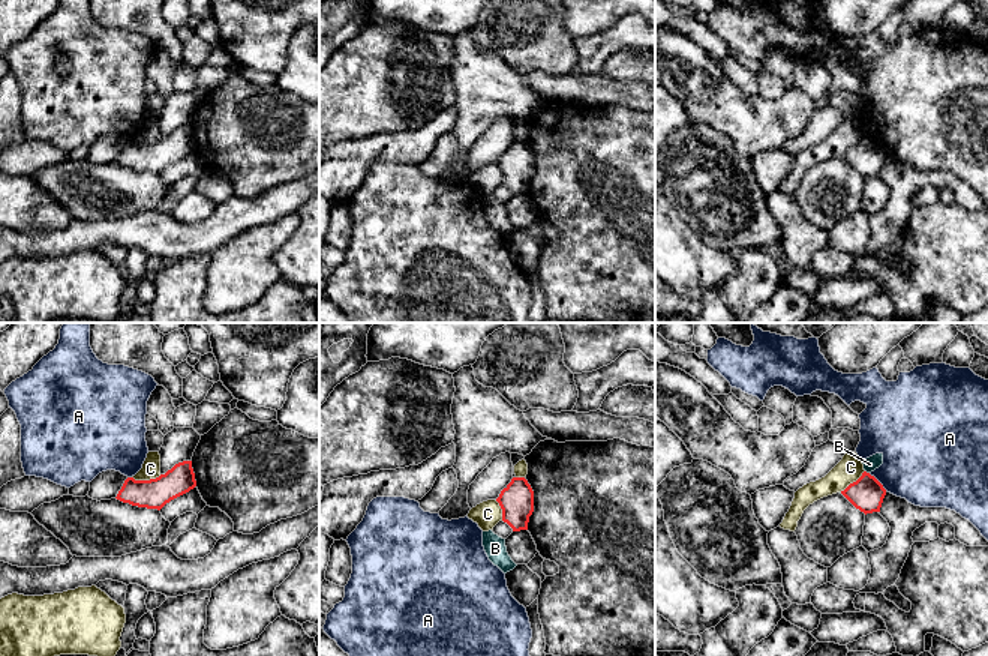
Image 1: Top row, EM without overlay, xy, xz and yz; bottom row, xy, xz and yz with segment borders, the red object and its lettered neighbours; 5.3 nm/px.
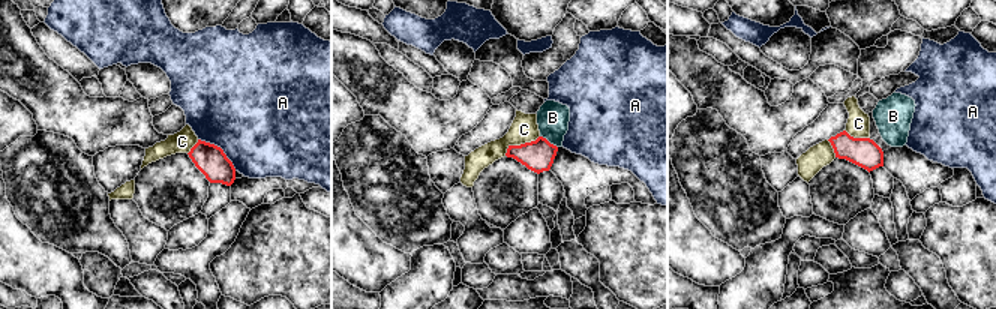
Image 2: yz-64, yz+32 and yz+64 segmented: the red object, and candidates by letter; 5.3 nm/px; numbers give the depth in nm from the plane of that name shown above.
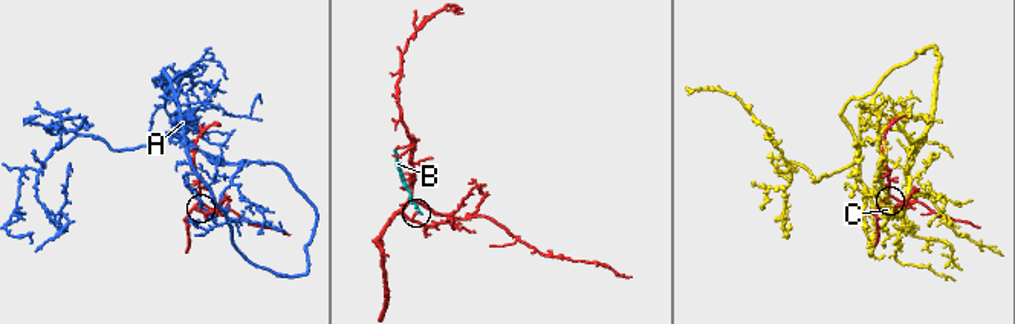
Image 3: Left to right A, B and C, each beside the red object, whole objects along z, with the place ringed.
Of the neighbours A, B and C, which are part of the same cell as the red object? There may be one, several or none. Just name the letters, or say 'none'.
none

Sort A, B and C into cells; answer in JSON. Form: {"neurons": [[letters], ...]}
{"neurons": [["A"], ["B"], ["C"]]}

